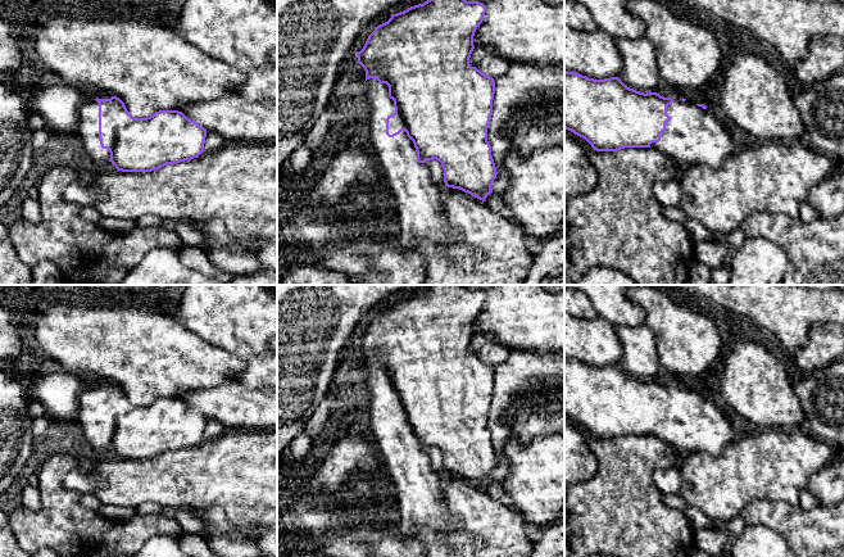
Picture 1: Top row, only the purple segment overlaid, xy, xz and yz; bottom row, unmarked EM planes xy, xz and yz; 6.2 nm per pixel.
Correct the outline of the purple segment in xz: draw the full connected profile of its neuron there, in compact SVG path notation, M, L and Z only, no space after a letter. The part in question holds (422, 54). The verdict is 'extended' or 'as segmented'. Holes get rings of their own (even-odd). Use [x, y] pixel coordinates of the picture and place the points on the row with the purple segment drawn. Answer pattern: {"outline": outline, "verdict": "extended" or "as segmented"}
{"outline": "M427 0L423 4L418 4L408 8L404 12L392 14L391 18L377 26L375 31L368 36L363 49L357 53L358 63L366 71L366 94L369 107L369 135L367 144L373 153L377 164L382 168L384 175L389 184L389 190L391 191L395 200L396 212L396 230L395 241L401 248L403 252L414 252L416 246L421 243L434 243L436 245L449 245L459 239L459 230L450 225L444 214L440 193L443 186L436 185L431 180L430 169L425 164L426 160L436 159L441 163L444 169L444 182L445 186L459 189L472 196L485 201L485 199L493 193L491 185L496 178L496 167L491 155L491 146L487 141L487 128L493 116L493 100L495 94L494 78L486 76L476 67L469 64L471 54L475 49L473 36L476 30L484 21L486 13L486 6L478 1L467 0Z", "verdict": "extended"}

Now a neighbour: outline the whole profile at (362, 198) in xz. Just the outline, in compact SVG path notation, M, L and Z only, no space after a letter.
M362 186L353 193L350 203L362 210L372 212L376 207L376 195Z

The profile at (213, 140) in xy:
M207 131L204 151L214 151L226 142L227 141L218 132Z

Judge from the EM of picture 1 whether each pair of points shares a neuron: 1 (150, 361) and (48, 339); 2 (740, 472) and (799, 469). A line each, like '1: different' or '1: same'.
1: same
2: same

